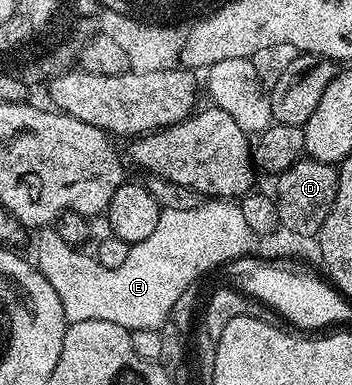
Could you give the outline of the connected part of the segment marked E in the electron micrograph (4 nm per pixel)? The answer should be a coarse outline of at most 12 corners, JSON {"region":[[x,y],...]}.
{"region":[[231,199],[162,210],[112,269],[55,227],[34,264],[68,322],[159,329],[257,242]]}

